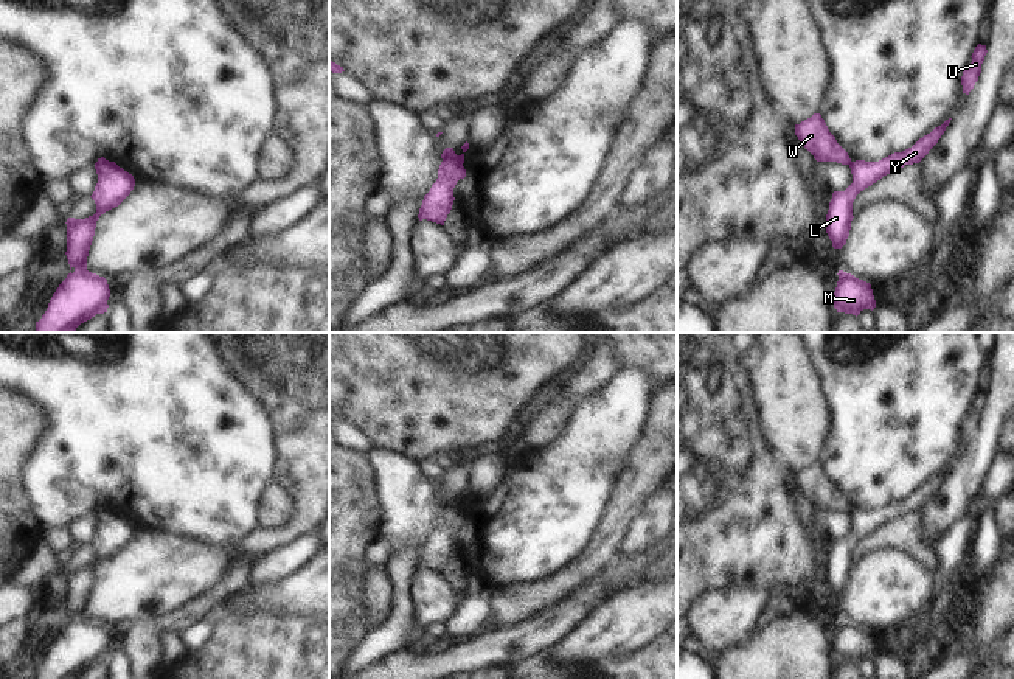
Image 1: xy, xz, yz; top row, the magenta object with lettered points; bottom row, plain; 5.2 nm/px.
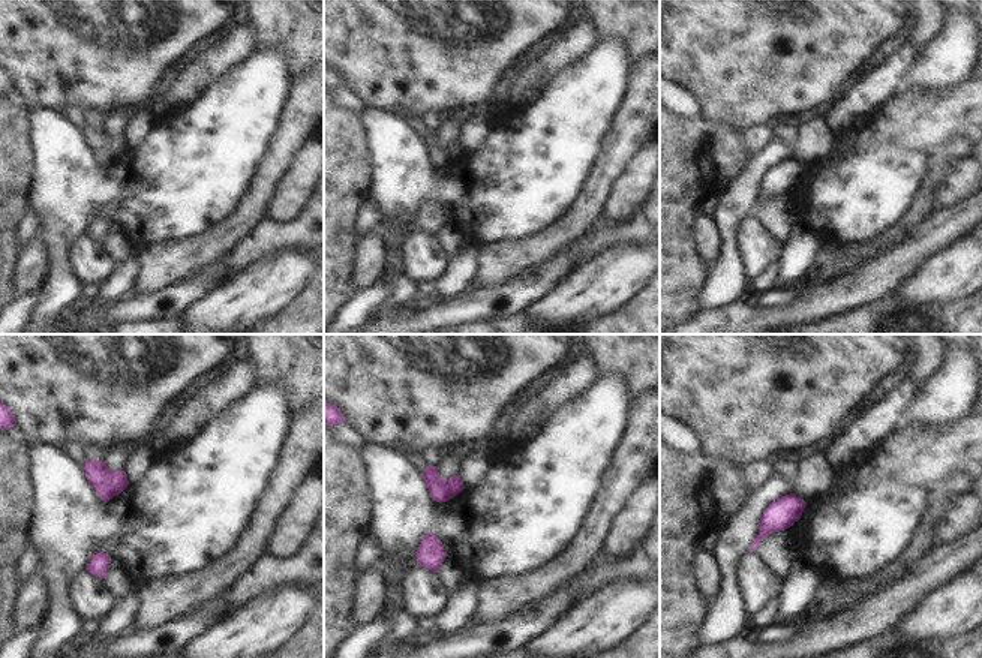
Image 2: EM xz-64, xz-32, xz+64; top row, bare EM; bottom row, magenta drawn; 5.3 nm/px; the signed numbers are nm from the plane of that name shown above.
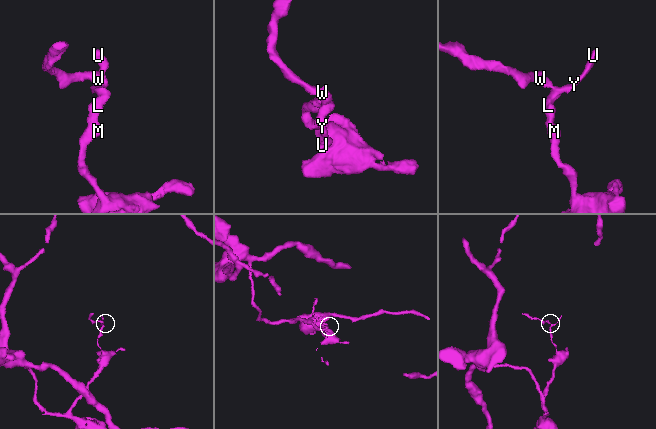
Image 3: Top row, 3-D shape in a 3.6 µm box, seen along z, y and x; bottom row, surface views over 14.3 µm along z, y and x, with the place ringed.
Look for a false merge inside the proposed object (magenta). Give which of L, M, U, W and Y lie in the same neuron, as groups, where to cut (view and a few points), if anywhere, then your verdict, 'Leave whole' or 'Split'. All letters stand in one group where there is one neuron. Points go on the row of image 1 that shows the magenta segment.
Groups: L M U Y / W. Split along yz (851, 162), (850, 165). Split

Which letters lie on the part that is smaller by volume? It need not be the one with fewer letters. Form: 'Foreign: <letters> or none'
Foreign: W

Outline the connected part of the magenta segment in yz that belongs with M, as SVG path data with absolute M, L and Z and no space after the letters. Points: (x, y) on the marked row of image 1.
M839 270L839 281L832 295L837 312L859 315L863 309L874 309L876 300L871 284L851 273Z

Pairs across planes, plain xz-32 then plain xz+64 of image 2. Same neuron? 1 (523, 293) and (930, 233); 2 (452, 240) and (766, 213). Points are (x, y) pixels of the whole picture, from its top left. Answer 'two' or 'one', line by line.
1: one
2: one

